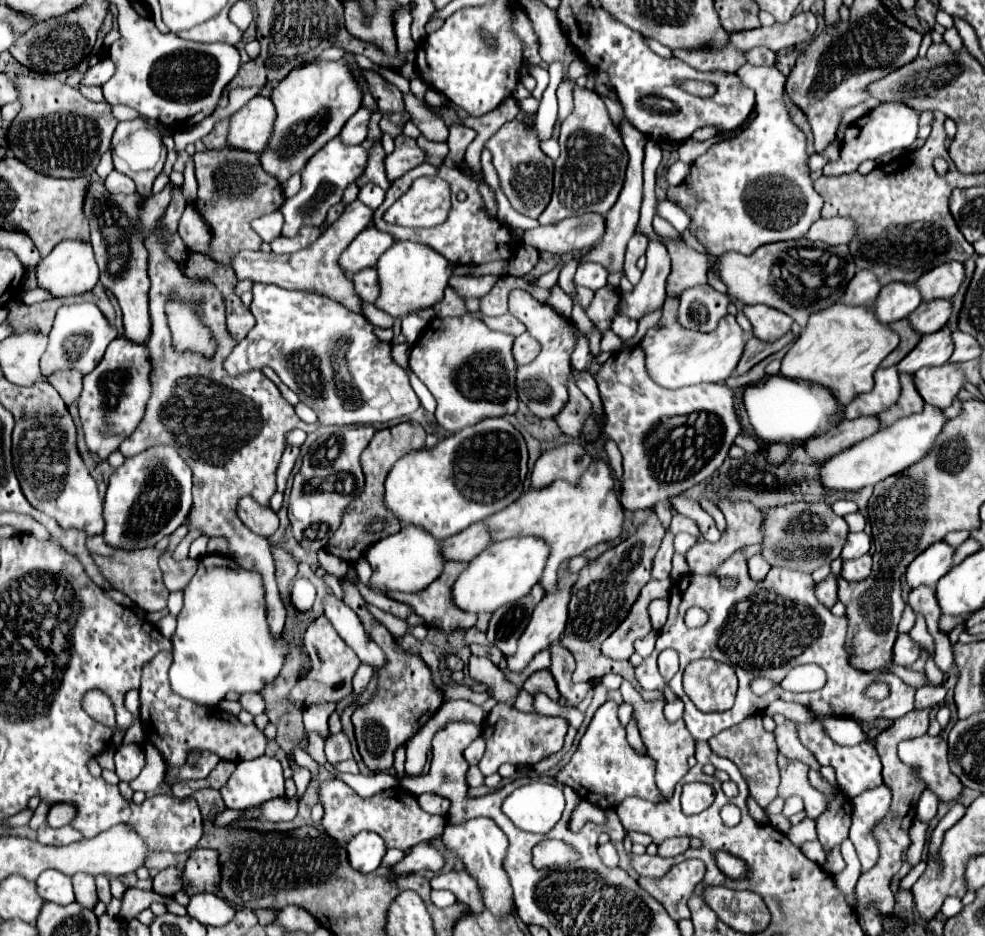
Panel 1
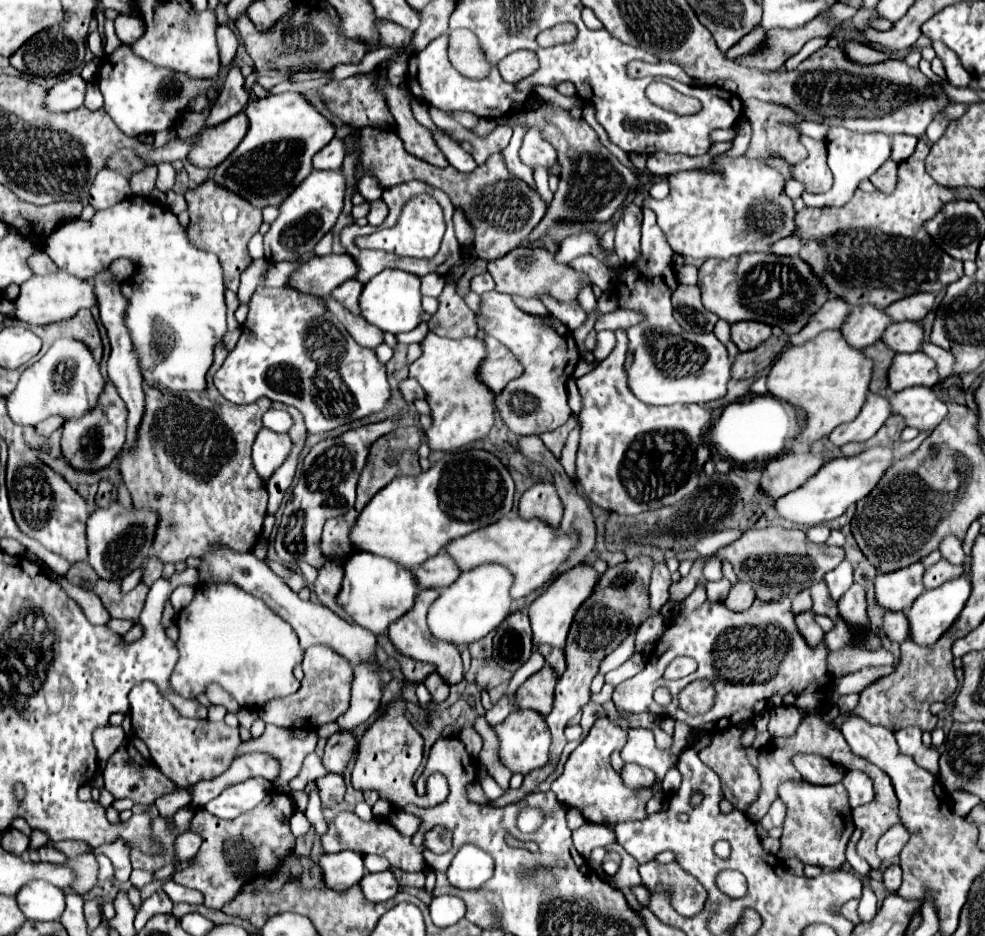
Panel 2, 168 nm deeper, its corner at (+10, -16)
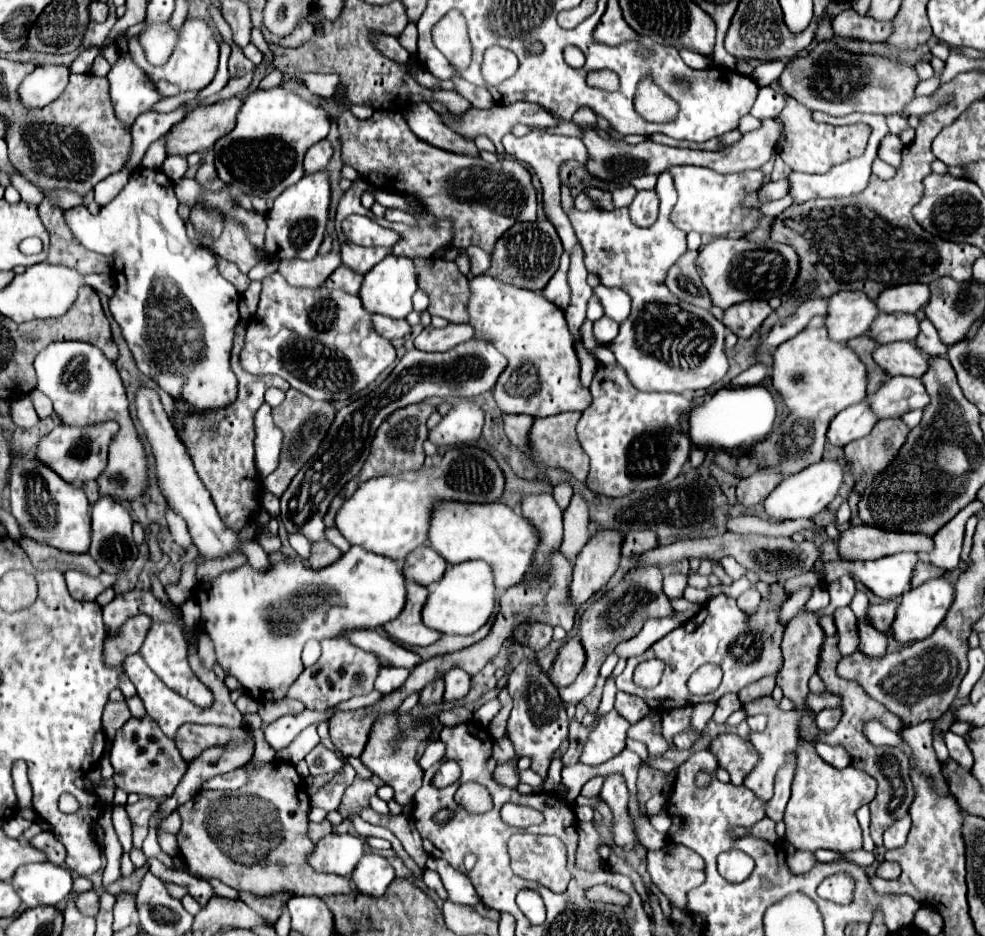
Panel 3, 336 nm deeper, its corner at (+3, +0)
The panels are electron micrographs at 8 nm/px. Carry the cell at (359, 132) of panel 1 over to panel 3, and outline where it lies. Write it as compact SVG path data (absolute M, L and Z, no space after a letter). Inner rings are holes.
M325 138L319 144L313 144L305 156L305 174L313 174L317 170L323 170L333 156L333 146Z

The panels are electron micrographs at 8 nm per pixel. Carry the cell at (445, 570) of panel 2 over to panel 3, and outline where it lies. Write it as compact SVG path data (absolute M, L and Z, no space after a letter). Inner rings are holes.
M421 546L405 558L403 574L405 574L405 578L409 578L413 582L429 586L431 582L435 582L443 576L447 566L449 564L447 564L447 560L443 560L443 556L439 556L429 546Z

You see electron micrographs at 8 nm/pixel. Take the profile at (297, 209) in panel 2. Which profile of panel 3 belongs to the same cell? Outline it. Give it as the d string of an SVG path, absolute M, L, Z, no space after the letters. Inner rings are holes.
M319 170L315 174L303 176L299 184L293 184L283 194L279 194L275 198L273 208L265 216L267 218L267 236L265 236L267 254L277 260L315 258L325 236L325 226L329 220L329 206L331 206L331 184L329 184L327 170Z

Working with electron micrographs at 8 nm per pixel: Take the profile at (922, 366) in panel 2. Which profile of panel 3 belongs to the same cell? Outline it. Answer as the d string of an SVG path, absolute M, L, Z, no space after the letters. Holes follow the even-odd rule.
M889 342L879 346L873 352L875 362L889 374L889 376L917 376L921 378L929 368L929 358L919 352L915 342Z

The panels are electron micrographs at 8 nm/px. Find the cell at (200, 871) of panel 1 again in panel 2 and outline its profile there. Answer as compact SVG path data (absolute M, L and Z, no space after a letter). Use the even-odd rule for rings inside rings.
M274 790L268 792L266 800L262 800L256 808L240 814L234 820L220 820L206 810L196 810L190 830L202 838L202 846L192 858L190 866L184 870L176 870L172 874L172 880L182 886L200 890L206 898L204 904L208 908L222 908L240 894L252 872L270 876L272 870L280 868L282 860L294 852L294 836L288 826L288 810L292 816L294 804L290 794Z

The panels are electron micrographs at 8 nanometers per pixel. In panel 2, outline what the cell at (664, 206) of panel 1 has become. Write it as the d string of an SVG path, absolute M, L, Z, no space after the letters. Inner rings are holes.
M648 208L642 212L640 256L614 280L614 292L620 308L630 308L644 314L640 324L626 330L630 340L624 362L628 388L644 404L704 404L718 400L726 394L726 384L730 380L726 346L712 332L694 334L684 332L678 326L670 304L672 286L678 286L672 268L674 250L664 240L664 234L656 224L656 214Z

